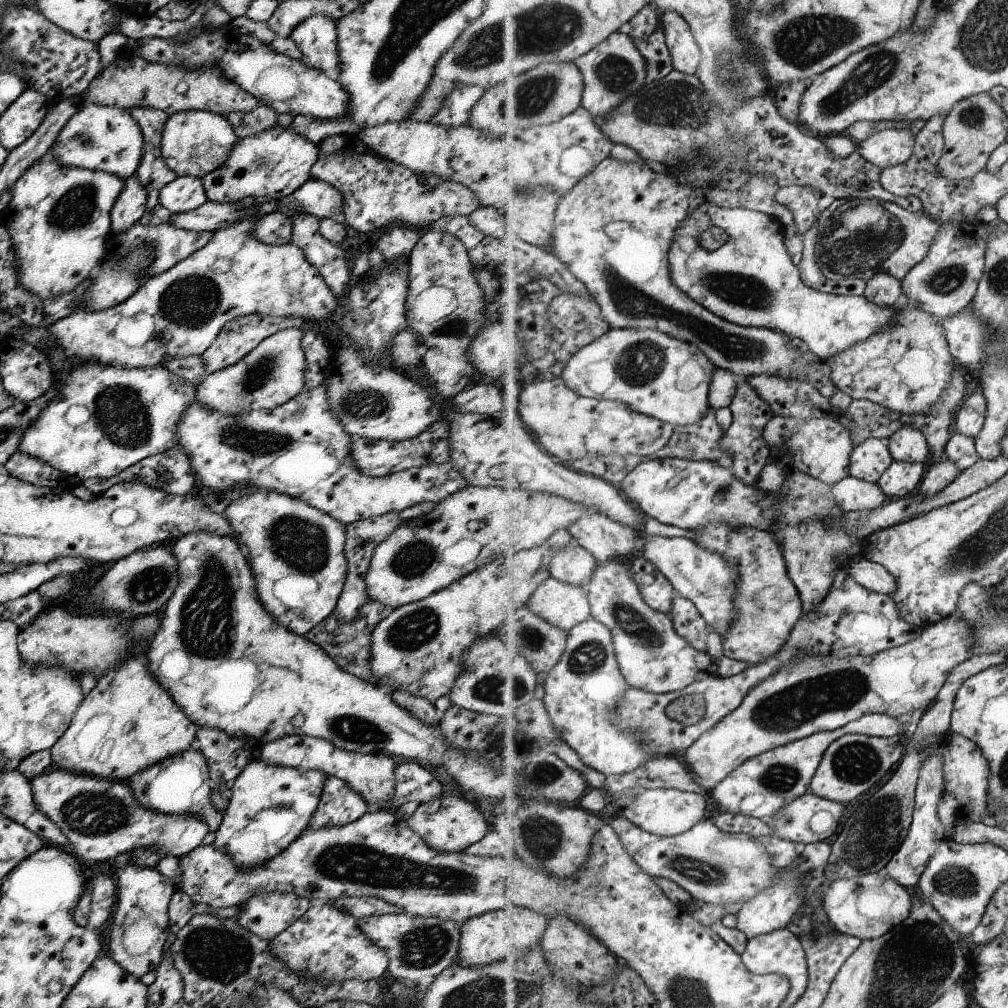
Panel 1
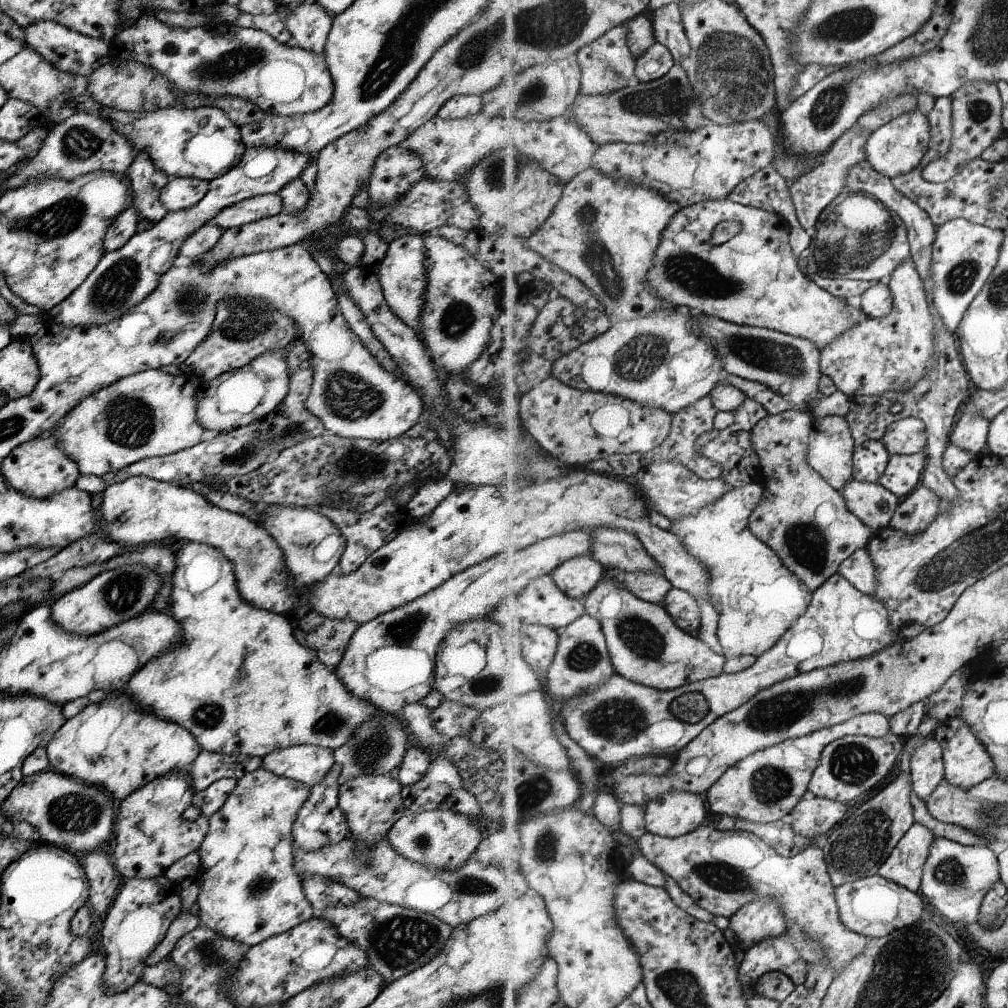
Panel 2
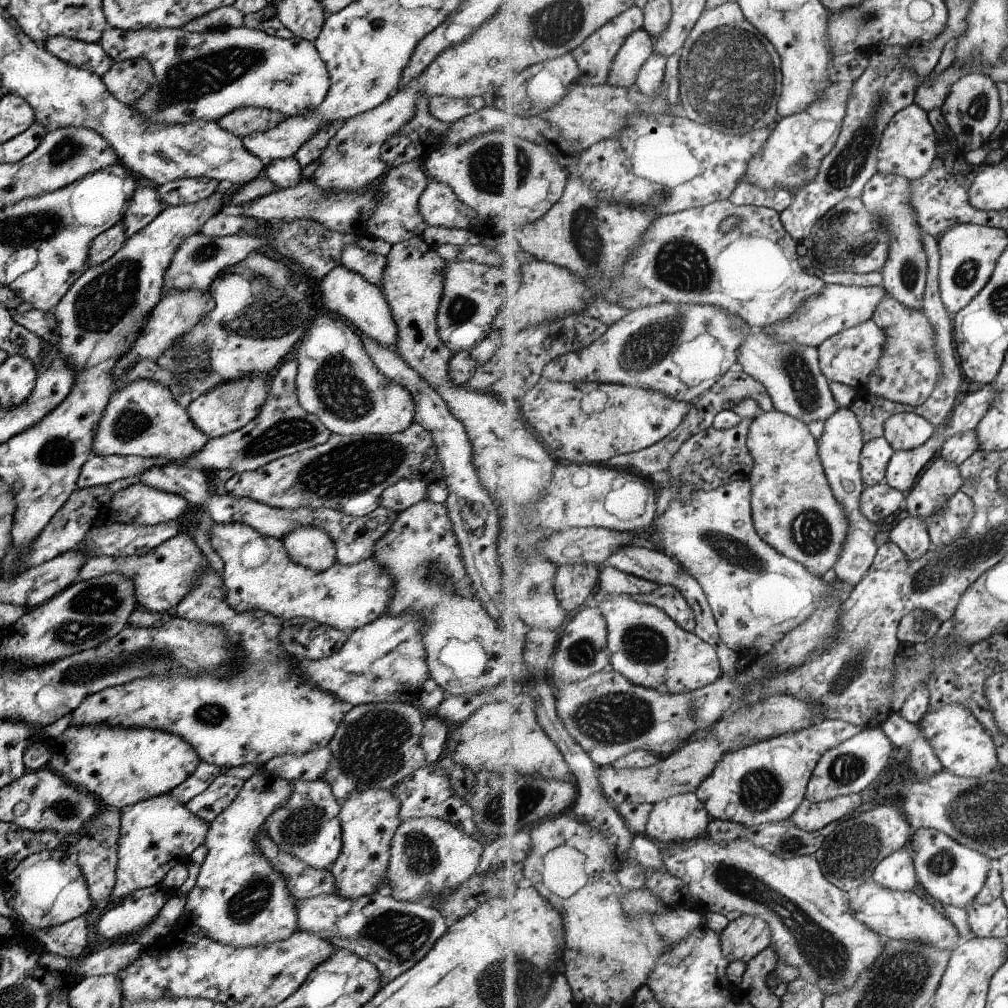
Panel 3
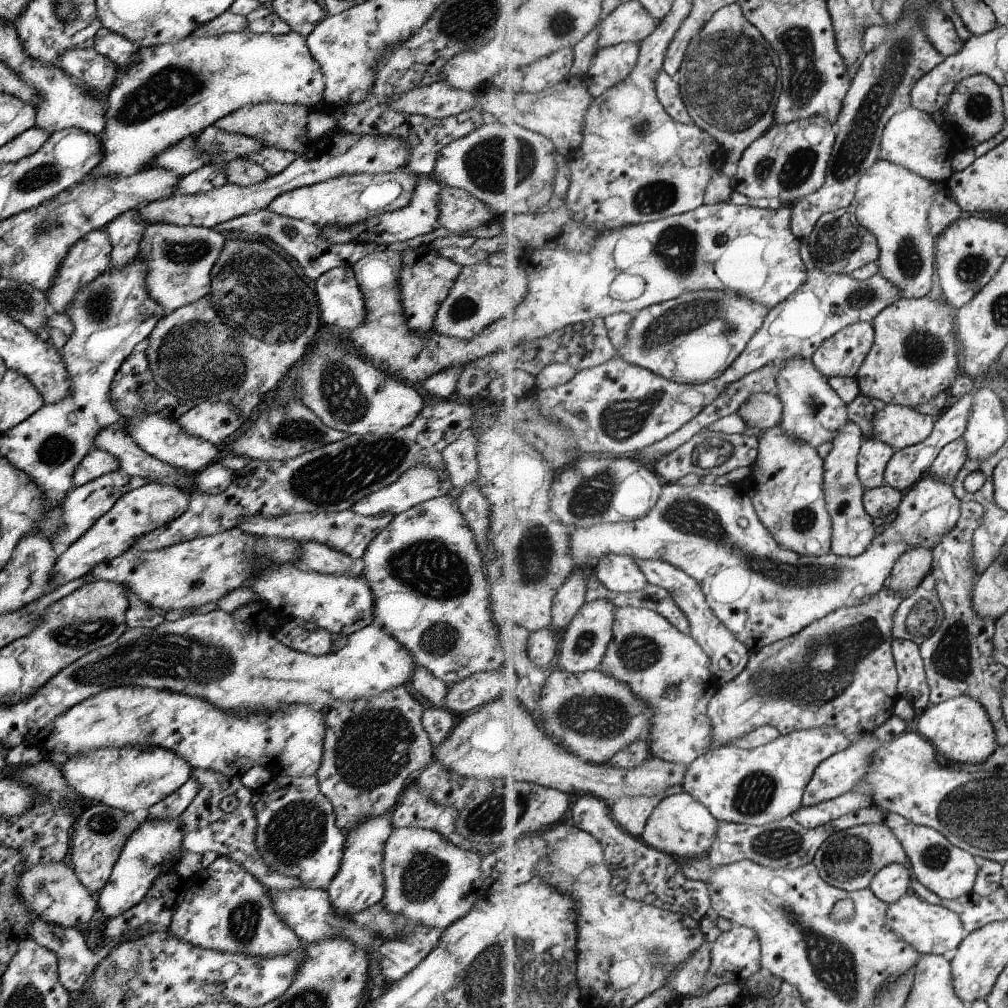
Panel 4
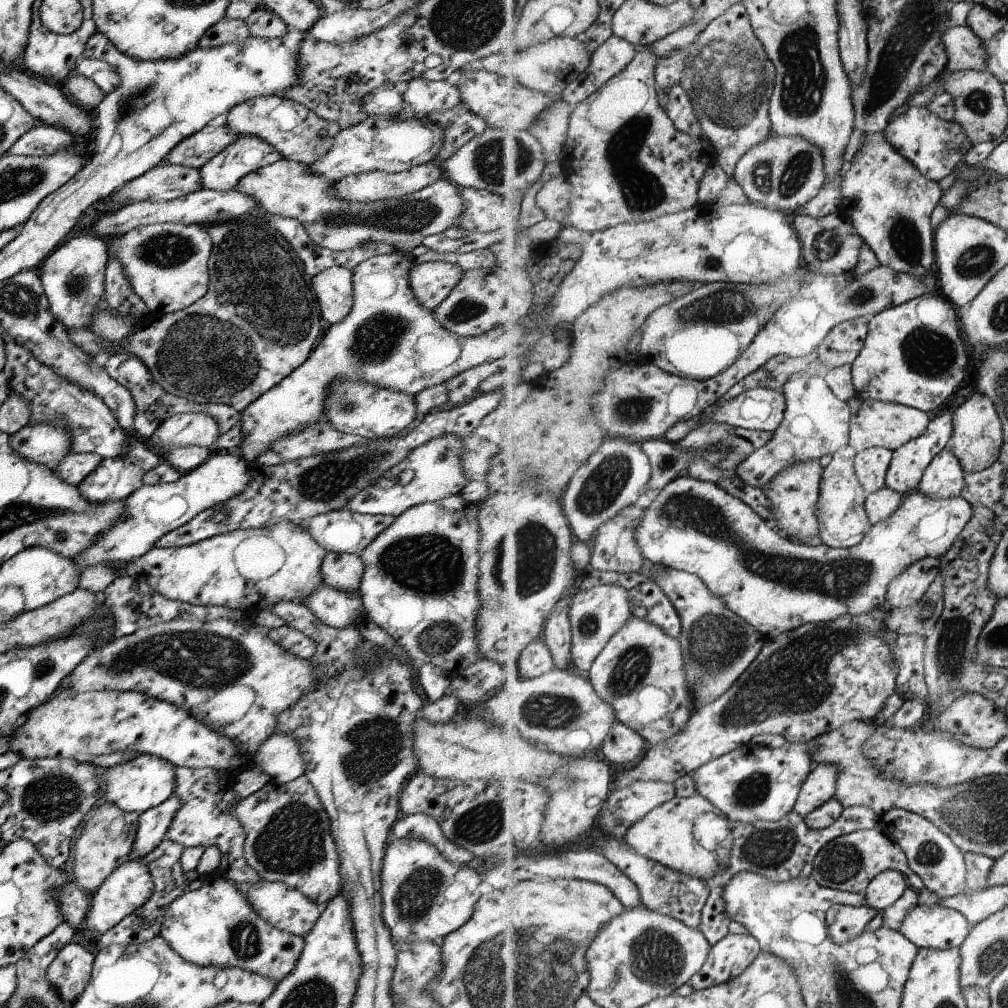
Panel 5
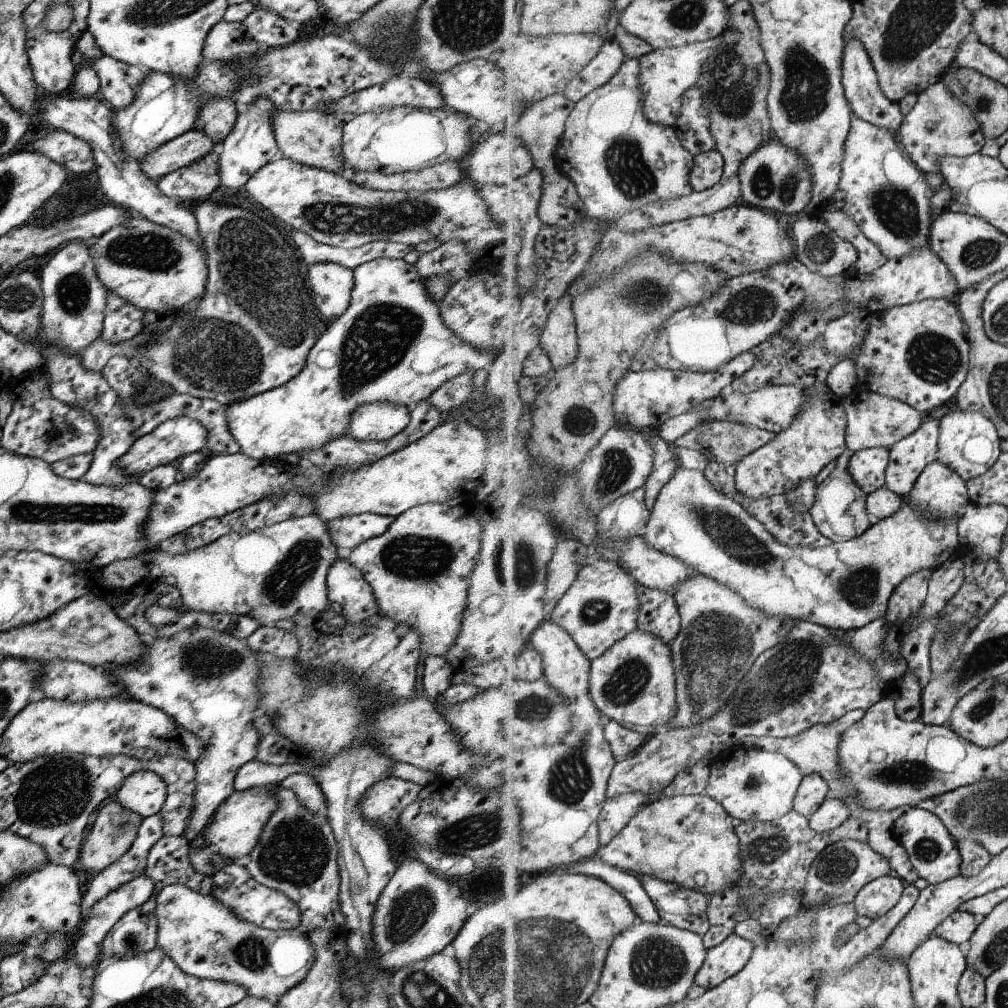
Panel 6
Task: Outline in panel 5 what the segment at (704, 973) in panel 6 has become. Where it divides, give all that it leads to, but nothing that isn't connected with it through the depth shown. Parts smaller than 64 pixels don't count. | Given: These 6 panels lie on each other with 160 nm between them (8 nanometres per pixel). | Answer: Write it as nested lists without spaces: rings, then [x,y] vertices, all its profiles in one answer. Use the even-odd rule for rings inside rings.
[[[750,933],[729,934],[712,946],[708,962],[691,978],[690,985],[701,991],[730,982],[749,970],[761,952],[761,944]]]

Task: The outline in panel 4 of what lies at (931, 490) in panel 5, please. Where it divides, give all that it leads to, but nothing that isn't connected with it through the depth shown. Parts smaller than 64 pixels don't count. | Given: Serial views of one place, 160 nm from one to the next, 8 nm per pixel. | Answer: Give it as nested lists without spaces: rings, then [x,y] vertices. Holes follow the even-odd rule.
[[[963,438],[951,442],[931,466],[930,475],[954,485],[957,476],[969,461],[969,446]]]

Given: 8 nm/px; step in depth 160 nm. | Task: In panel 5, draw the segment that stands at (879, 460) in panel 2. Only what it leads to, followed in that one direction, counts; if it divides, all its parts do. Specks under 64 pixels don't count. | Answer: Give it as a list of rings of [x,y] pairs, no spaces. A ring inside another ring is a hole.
[[[872,447],[857,454],[857,476],[867,494],[886,487],[893,456],[894,452],[884,447]]]

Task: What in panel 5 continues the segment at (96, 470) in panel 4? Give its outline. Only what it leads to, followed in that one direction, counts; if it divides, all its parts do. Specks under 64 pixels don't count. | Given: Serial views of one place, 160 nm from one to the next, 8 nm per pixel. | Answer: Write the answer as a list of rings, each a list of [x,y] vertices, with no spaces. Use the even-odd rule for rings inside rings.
[[[69,453],[55,465],[54,471],[60,480],[77,487],[99,466],[101,458],[94,453]]]

